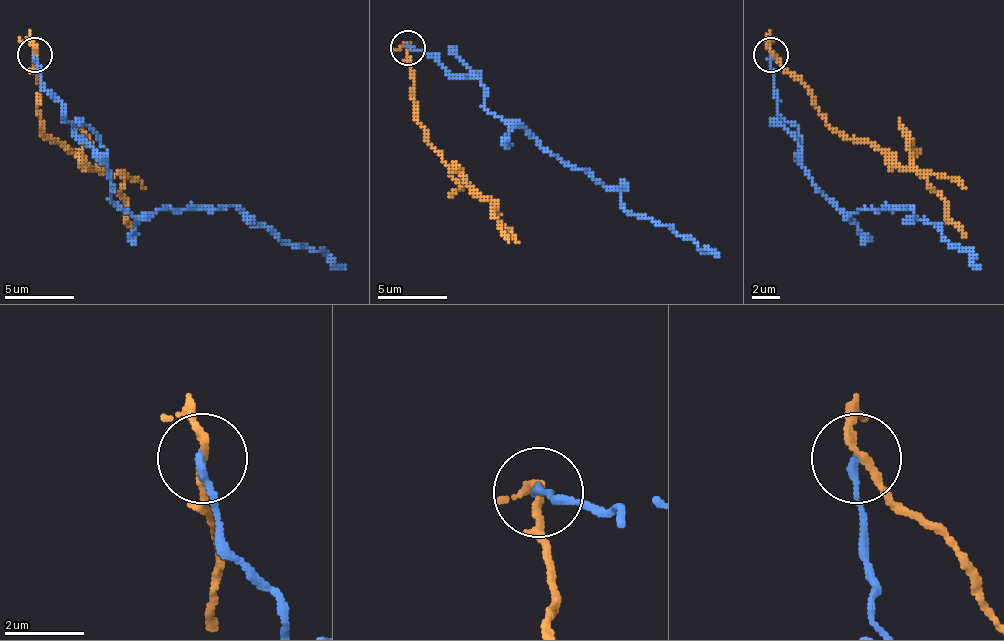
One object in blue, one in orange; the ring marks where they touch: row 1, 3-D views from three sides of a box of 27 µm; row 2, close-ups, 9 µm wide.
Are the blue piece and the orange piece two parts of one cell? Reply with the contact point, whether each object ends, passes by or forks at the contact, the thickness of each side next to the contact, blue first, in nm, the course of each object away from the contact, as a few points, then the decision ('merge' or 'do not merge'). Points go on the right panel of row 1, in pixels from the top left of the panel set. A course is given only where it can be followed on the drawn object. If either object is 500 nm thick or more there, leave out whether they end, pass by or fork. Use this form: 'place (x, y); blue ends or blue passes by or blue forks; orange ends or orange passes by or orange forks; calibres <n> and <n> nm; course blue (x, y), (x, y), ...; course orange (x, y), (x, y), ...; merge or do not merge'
place (771, 54); blue ends; orange passes by; calibres 170 and 190 nm; course blue (770, 55), (777, 111), (798, 132), (798, 160), (836, 206), (847, 216), (910, 206), (980, 269); course orange (770, 52), (808, 90), (819, 115), (843, 132), (875, 143), (927, 181), (948, 206), (952, 223), (966, 237); do not merge

